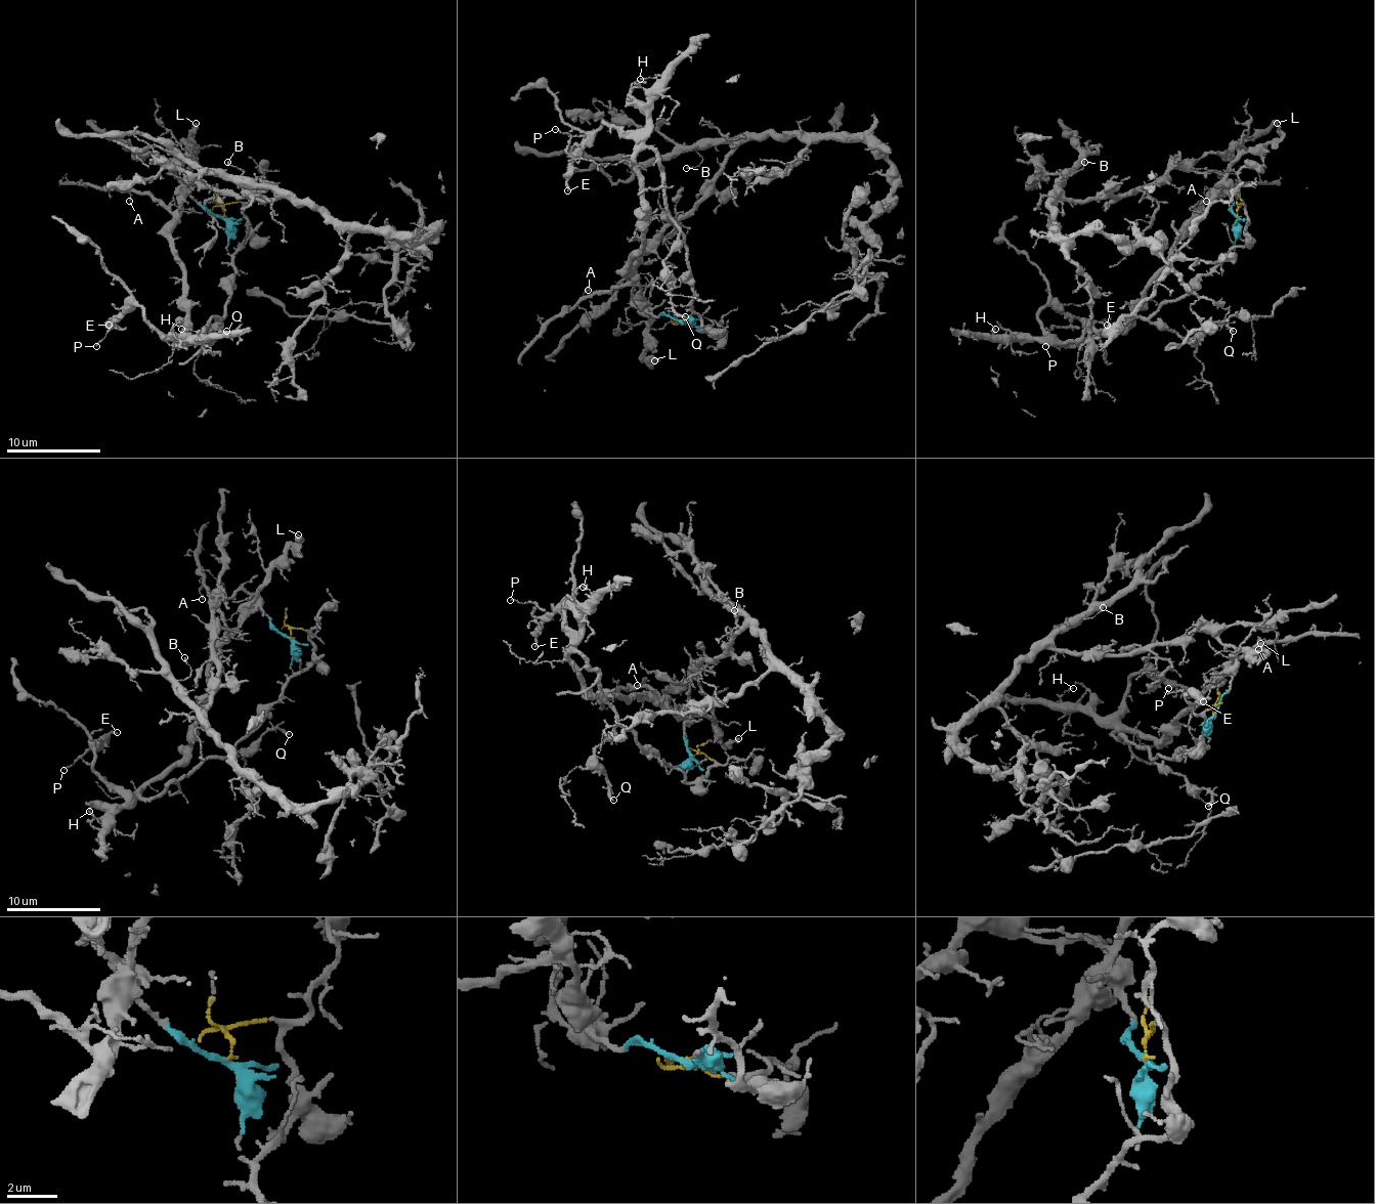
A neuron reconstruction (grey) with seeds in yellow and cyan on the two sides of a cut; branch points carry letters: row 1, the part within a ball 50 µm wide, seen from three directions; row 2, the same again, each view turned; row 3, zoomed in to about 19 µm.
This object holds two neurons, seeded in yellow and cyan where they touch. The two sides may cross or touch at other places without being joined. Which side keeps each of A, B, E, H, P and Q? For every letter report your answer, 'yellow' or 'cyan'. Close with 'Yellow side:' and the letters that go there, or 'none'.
A: yellow
B: cyan
E: yellow
H: yellow
P: yellow
Q: yellow
Yellow side: A, E, H, P, Q

